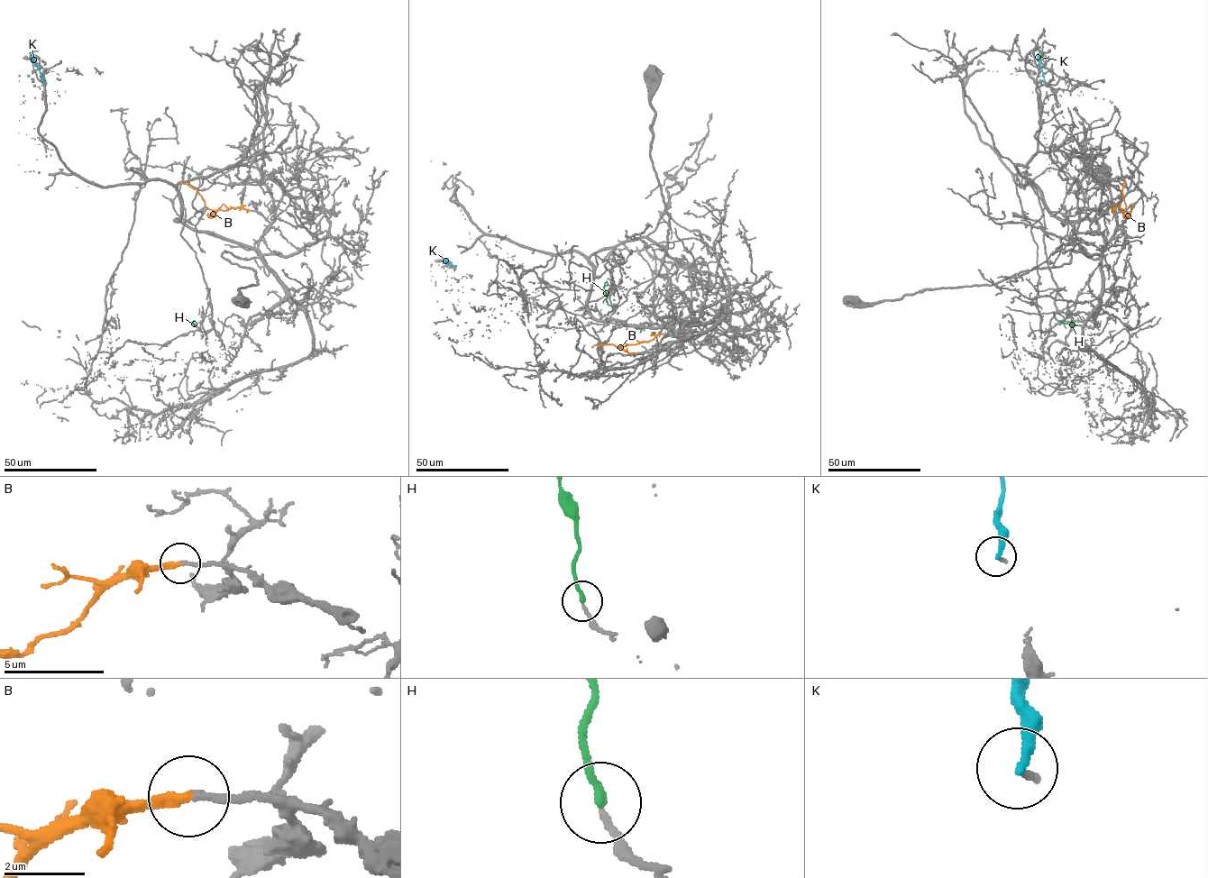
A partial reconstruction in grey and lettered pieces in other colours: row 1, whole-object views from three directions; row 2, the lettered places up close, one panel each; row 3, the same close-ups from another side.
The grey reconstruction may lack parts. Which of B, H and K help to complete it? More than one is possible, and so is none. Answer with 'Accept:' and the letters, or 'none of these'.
Accept: B, H

